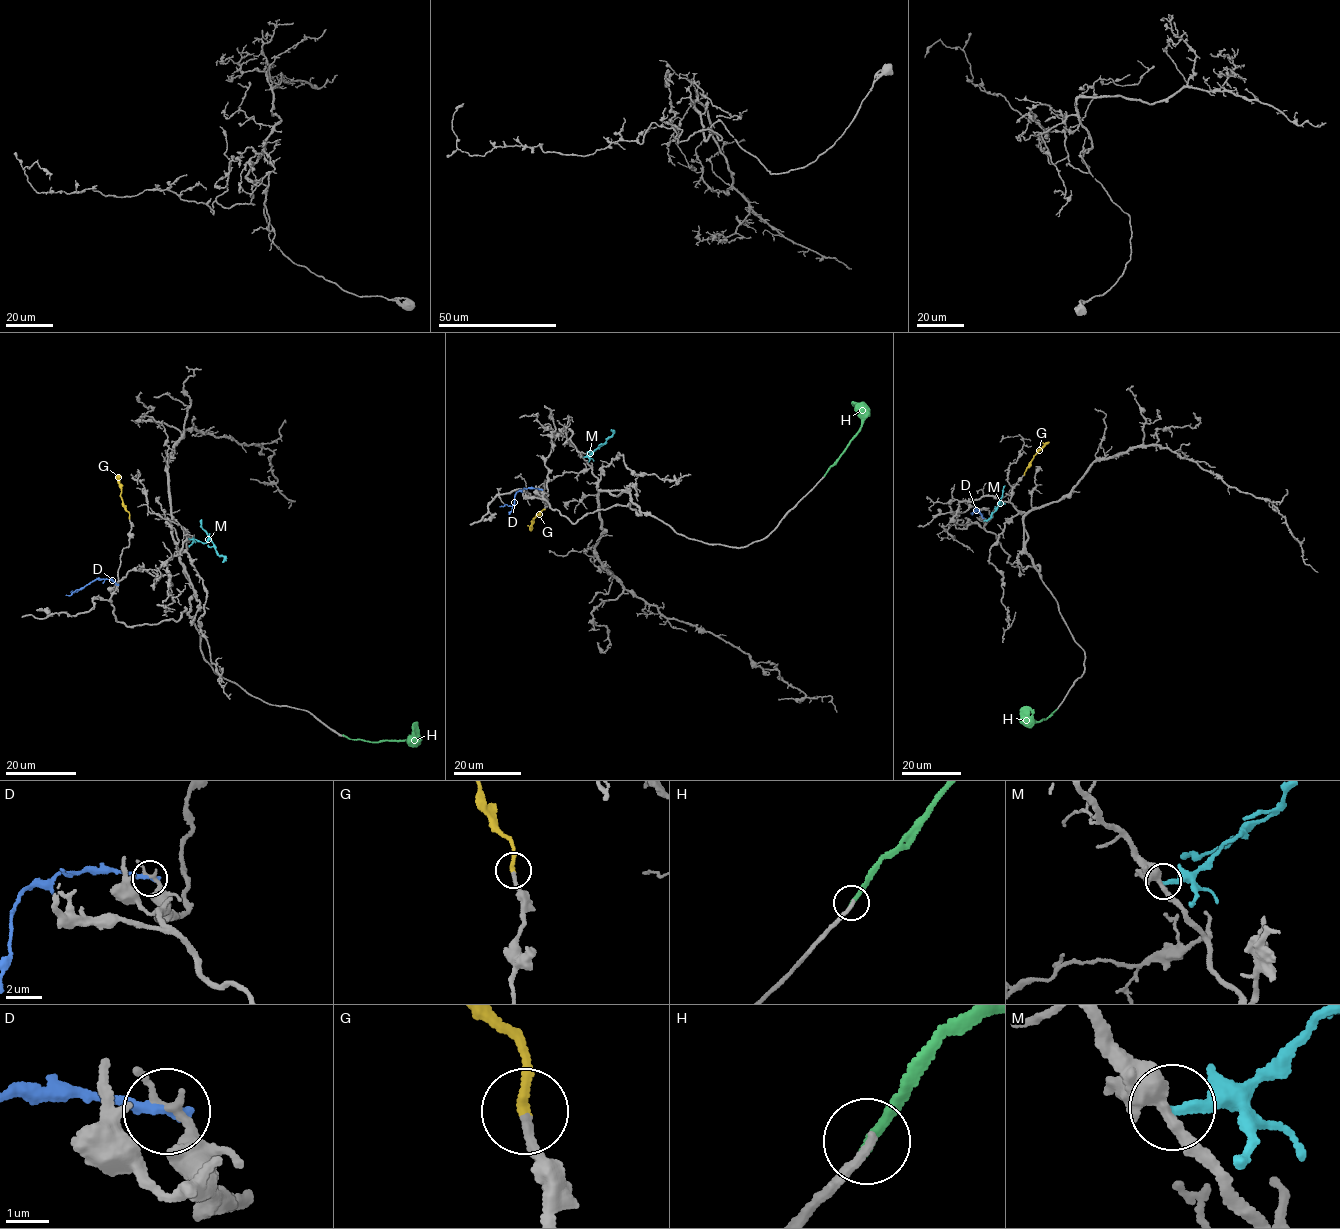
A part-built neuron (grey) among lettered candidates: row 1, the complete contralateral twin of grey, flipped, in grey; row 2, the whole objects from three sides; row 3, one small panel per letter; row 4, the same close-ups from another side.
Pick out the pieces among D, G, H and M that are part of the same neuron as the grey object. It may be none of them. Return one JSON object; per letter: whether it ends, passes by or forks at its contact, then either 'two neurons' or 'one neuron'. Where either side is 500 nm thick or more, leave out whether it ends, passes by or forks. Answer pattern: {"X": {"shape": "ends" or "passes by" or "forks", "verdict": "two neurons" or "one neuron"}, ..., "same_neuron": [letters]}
{"D": {"shape": "ends", "verdict": "two neurons"}, "G": {"shape": "ends", "verdict": "one neuron"}, "H": {"shape": "ends", "verdict": "two neurons"}, "M": {"shape": "ends", "verdict": "two neurons"}, "same_neuron": ["G"]}

